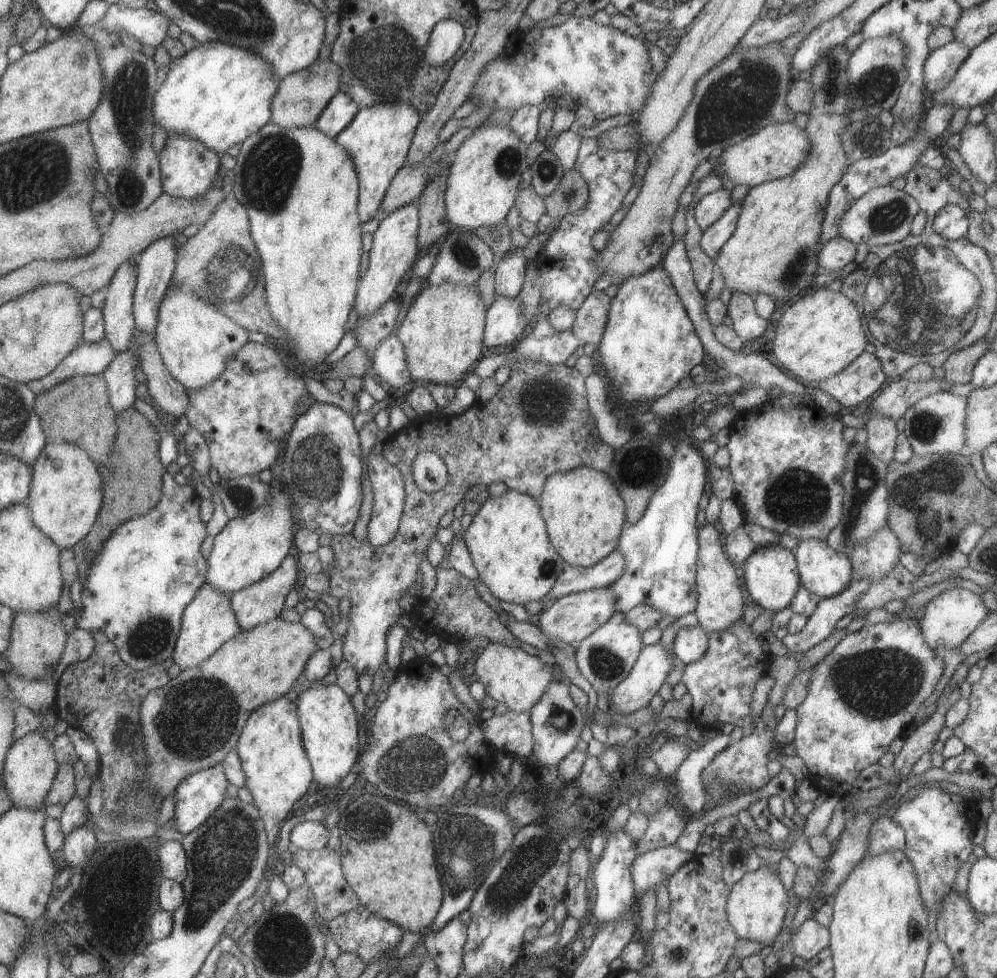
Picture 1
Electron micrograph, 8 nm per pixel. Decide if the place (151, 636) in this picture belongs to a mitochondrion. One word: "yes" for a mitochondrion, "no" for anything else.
yes

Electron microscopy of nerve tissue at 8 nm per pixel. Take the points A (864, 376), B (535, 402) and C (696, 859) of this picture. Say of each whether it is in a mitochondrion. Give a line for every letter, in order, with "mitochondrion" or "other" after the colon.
A: other
B: mitochondrion
C: other

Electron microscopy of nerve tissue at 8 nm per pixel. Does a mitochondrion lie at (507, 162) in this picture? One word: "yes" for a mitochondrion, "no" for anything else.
yes

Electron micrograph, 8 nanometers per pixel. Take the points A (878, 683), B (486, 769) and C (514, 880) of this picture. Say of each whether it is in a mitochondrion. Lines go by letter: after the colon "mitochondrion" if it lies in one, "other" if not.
A: mitochondrion
B: other
C: mitochondrion

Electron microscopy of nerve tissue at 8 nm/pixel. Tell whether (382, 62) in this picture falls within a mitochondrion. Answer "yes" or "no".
yes

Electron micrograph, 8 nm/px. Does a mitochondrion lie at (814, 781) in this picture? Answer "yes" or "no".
no

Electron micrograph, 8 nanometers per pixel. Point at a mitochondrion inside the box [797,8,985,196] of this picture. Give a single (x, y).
(876, 89)

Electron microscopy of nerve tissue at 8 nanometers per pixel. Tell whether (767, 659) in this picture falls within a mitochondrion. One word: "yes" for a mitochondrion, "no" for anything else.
no

